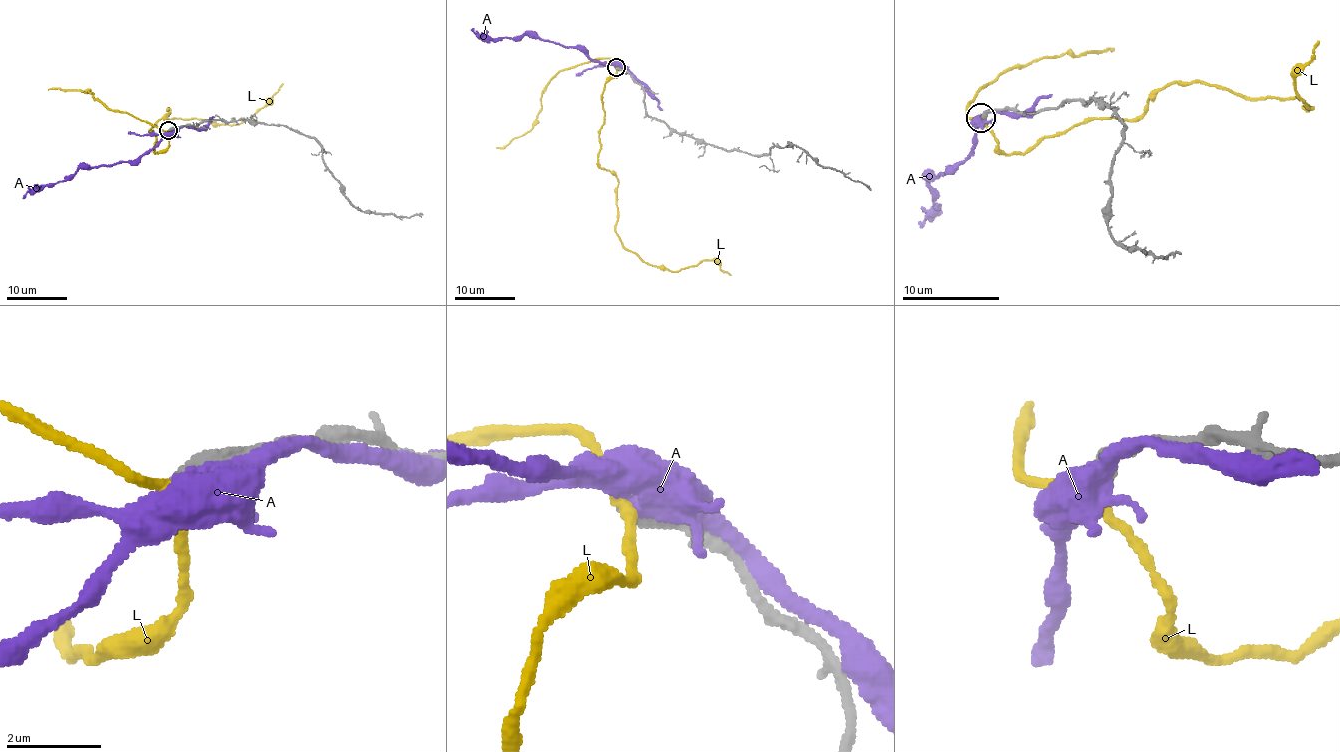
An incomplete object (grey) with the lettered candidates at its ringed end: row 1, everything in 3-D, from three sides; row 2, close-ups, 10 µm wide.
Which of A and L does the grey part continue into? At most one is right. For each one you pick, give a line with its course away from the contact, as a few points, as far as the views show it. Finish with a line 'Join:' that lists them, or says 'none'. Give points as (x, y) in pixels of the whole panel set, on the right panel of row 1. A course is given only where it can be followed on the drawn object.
Join: none

